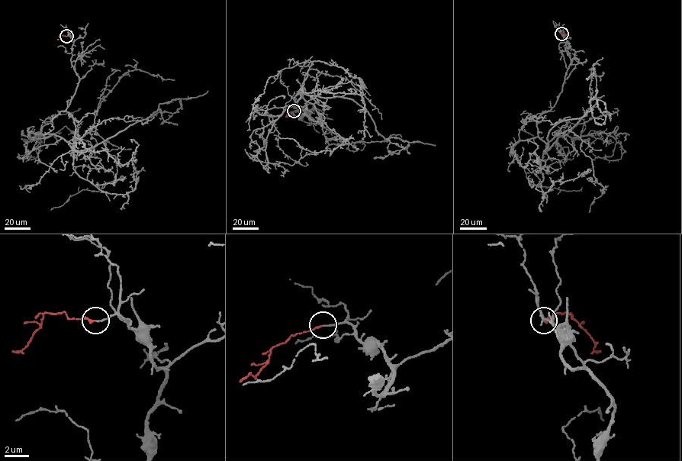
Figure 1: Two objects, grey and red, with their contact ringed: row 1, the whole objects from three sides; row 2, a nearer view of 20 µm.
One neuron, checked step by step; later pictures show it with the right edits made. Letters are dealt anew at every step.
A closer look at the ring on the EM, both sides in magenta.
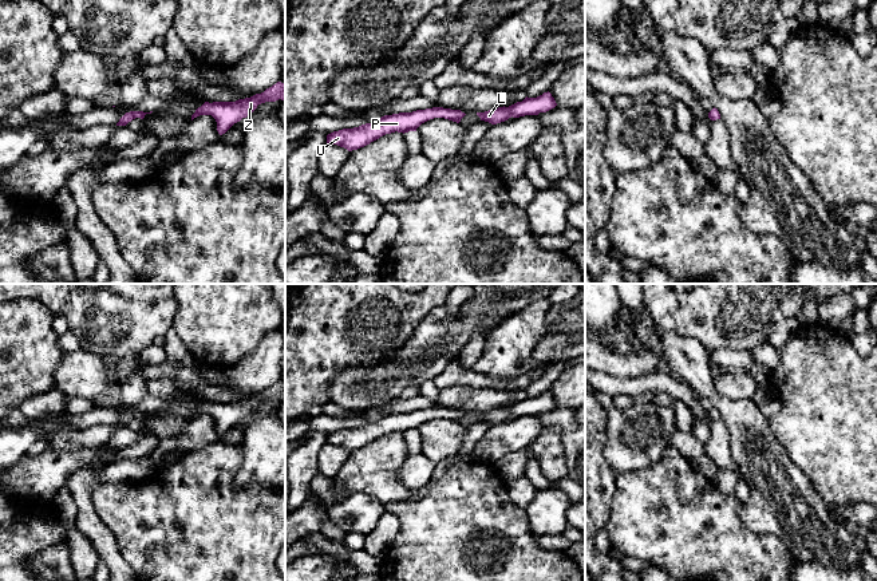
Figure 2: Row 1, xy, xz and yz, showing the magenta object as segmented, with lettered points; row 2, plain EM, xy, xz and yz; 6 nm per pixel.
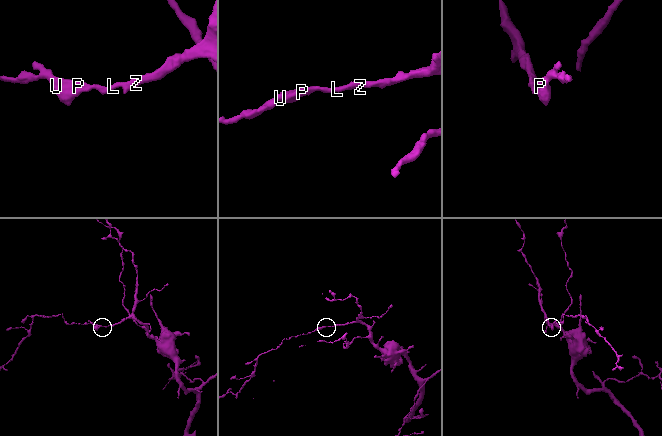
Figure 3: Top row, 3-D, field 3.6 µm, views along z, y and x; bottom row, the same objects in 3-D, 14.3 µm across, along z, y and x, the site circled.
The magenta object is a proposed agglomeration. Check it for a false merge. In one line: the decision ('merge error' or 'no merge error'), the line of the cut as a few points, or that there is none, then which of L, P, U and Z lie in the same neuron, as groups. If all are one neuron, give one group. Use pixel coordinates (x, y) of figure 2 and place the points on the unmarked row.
no merge error; cut none; groups L P U Z

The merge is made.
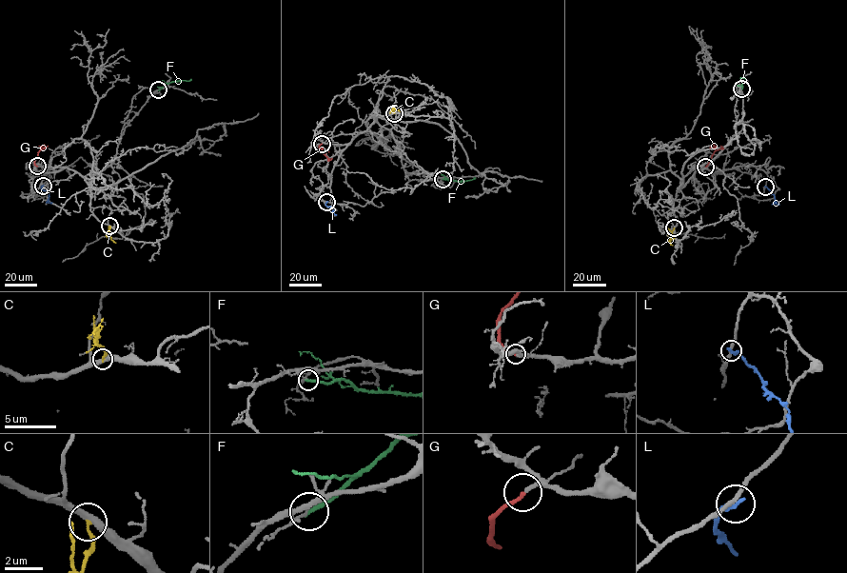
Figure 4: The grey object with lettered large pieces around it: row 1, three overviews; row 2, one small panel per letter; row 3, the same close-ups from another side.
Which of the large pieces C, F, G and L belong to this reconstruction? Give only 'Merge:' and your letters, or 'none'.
Merge: G

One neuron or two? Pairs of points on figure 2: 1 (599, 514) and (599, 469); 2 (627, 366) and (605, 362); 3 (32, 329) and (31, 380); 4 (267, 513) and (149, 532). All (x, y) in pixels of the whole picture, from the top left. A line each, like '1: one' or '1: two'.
1: one
2: one
3: one
4: one

